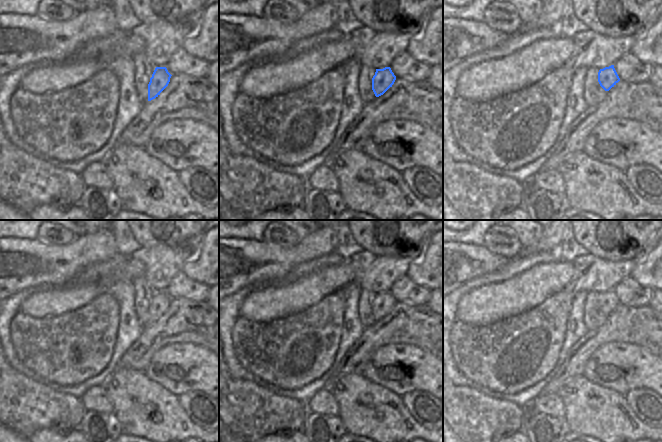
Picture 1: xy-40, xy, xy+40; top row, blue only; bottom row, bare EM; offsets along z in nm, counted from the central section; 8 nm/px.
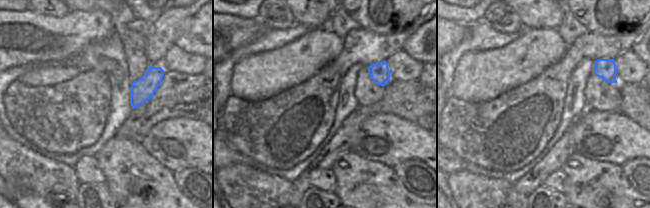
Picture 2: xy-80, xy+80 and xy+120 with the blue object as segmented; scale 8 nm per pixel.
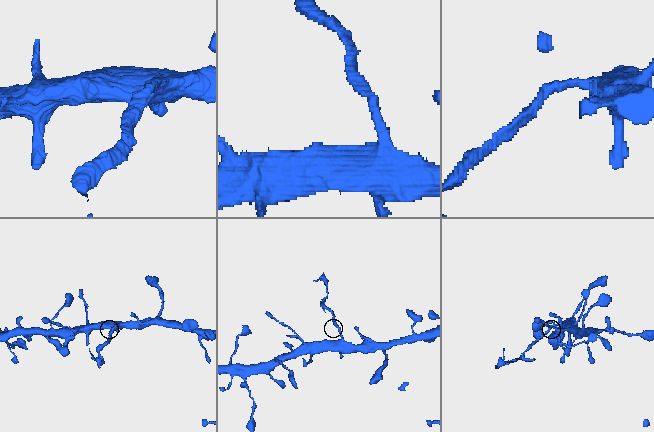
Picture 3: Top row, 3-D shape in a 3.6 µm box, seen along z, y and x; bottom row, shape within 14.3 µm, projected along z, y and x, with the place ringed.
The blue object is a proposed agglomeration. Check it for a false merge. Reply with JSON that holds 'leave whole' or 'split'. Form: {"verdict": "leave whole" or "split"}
{"verdict": "split"}

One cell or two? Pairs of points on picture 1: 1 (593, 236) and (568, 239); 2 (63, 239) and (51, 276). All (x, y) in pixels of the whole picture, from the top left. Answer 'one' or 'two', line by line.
1: two
2: two

